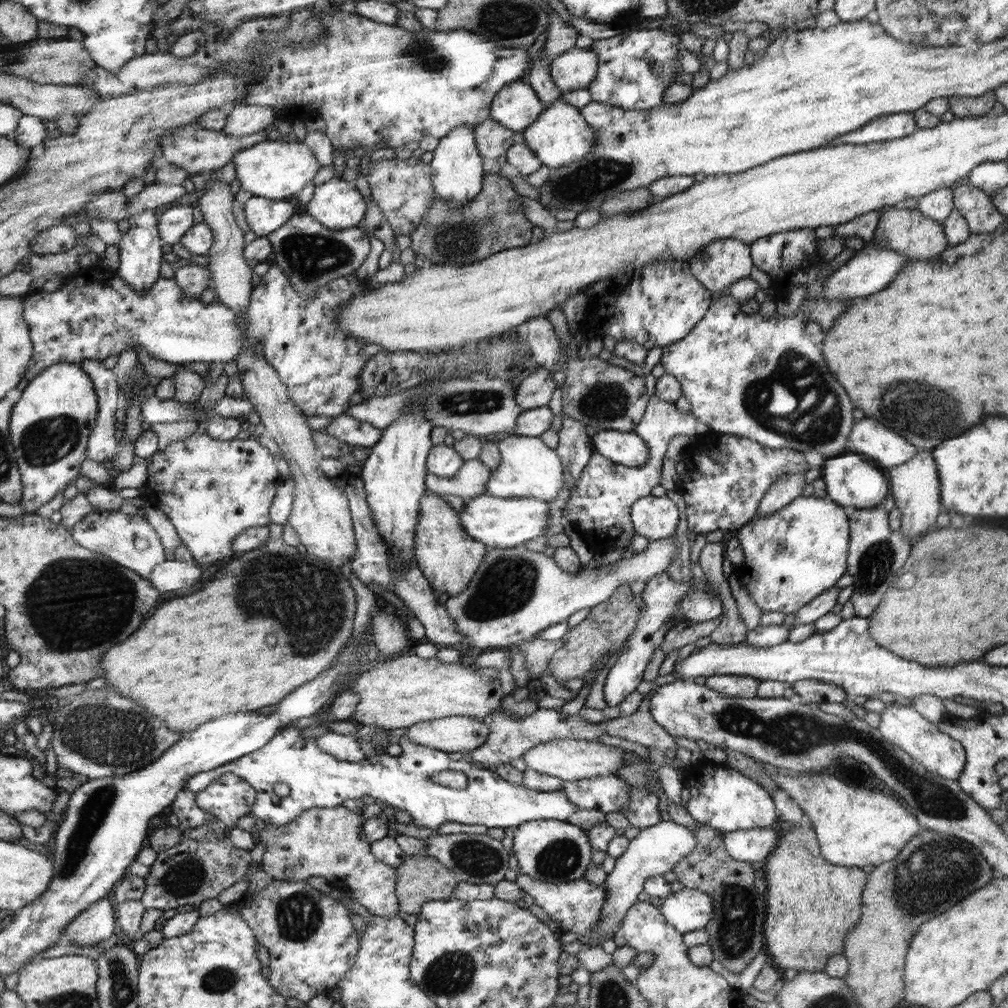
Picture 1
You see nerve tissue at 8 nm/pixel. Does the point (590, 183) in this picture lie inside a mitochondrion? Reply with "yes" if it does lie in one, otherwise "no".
yes

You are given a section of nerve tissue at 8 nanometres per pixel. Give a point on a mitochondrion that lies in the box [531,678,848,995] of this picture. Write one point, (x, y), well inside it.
(737, 928)

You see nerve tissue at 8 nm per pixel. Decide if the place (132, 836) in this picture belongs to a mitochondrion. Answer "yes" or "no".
no

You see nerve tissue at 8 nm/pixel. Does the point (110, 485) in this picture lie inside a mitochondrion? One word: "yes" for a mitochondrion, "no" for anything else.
no

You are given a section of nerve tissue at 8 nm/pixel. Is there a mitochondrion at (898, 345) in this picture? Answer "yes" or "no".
no

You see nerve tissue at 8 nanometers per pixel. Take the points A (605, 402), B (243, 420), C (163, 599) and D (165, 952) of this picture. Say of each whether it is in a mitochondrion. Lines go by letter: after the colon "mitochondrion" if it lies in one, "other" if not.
A: mitochondrion
B: other
C: other
D: other

